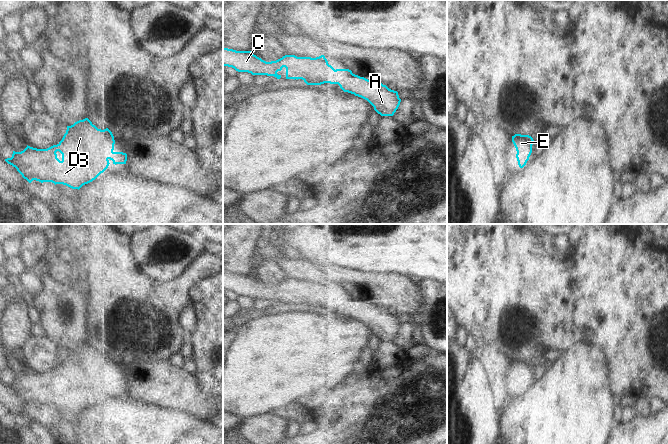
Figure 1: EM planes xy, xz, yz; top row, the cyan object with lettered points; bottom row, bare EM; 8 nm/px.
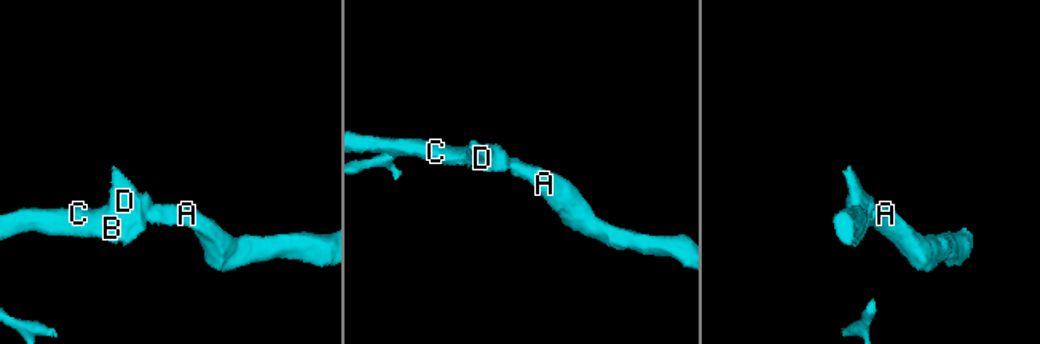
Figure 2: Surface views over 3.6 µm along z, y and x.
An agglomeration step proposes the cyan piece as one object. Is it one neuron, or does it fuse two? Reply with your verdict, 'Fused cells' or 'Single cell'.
Single cell

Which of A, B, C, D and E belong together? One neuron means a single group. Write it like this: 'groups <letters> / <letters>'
groups A B C D E

